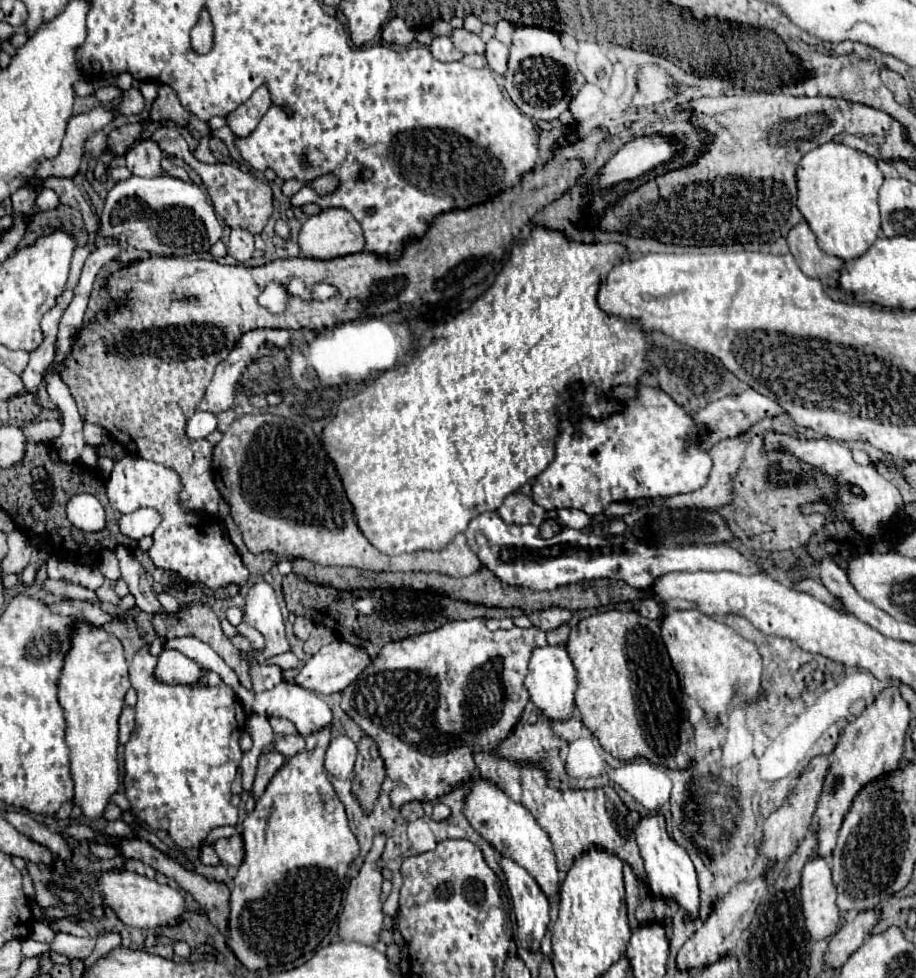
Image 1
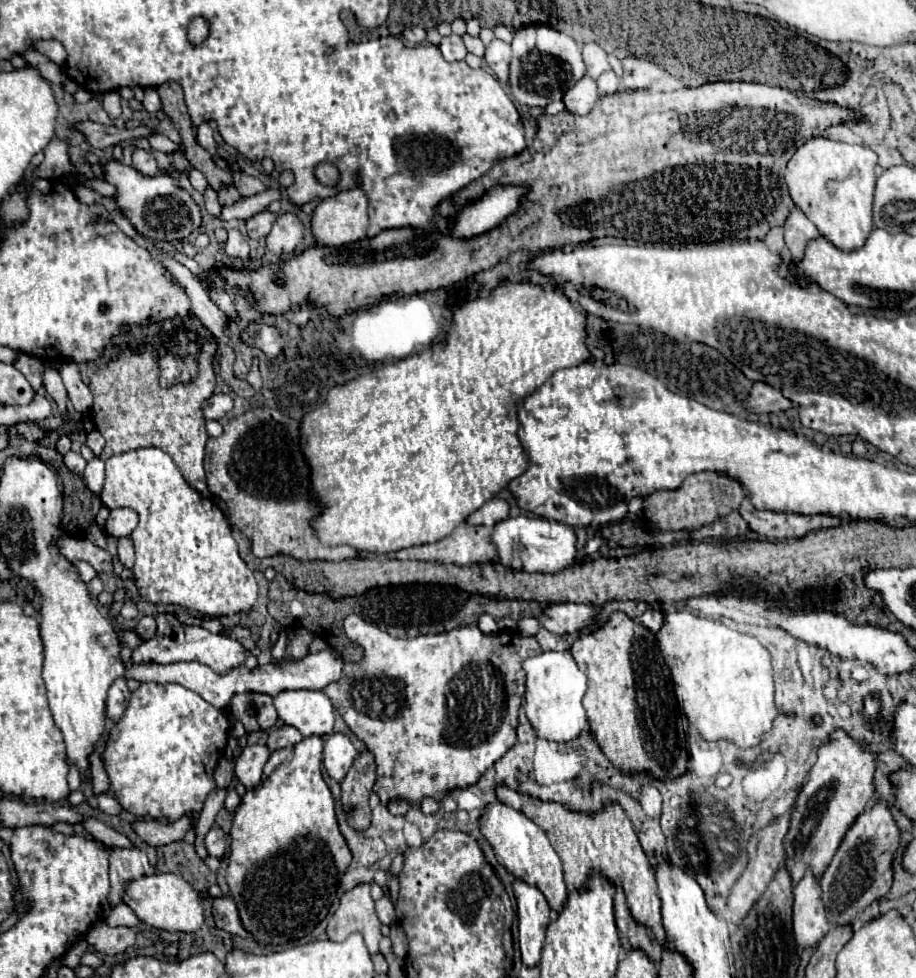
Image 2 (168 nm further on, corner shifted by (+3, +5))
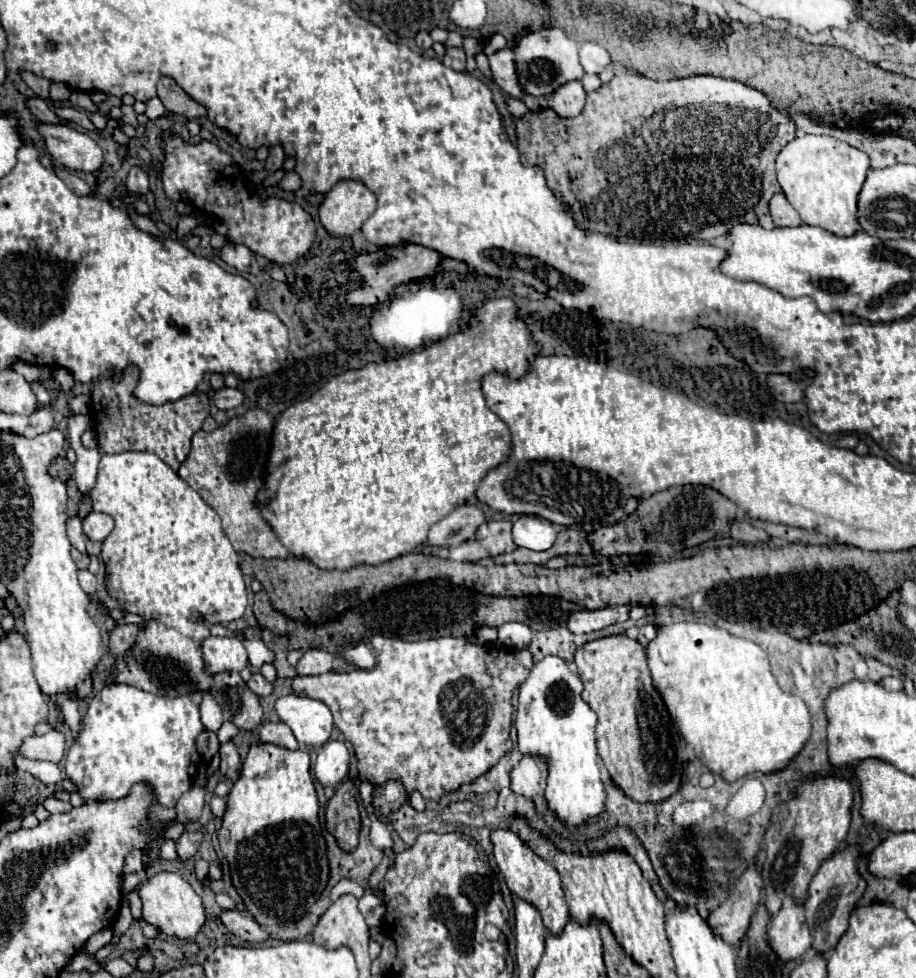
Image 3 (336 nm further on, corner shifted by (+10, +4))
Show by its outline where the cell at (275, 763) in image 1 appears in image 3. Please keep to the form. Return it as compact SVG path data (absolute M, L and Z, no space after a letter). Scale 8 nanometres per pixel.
M223 742L219 748L219 756L221 756L221 772L229 780L235 780L241 768L241 756L239 756L237 746L233 742Z

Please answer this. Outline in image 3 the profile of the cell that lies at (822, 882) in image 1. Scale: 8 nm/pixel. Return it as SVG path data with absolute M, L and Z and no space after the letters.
M791 896L783 900L783 908L769 922L769 946L779 960L797 960L811 948L811 934L805 922L805 908L795 904Z

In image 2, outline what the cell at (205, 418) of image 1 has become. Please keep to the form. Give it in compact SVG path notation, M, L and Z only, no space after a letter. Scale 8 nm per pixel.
M212 395L210 399L204 401L204 419L222 419L228 411L232 409L232 399L228 395Z

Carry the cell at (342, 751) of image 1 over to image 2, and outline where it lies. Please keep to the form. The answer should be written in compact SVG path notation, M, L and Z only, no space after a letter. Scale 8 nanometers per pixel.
M332 733L324 741L324 767L330 777L342 781L358 751L344 733Z

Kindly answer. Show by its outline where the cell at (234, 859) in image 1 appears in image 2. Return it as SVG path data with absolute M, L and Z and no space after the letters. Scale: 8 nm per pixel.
M214 825L210 831L208 831L208 835L206 835L206 849L208 849L208 853L212 855L212 857L224 857L224 853L226 853L226 847L228 847L228 843L226 843L226 835L224 835L224 831L218 827L218 825Z

